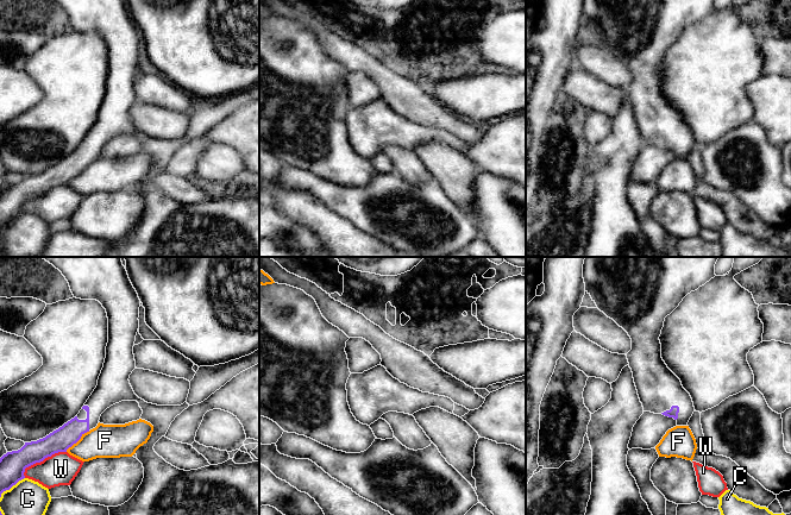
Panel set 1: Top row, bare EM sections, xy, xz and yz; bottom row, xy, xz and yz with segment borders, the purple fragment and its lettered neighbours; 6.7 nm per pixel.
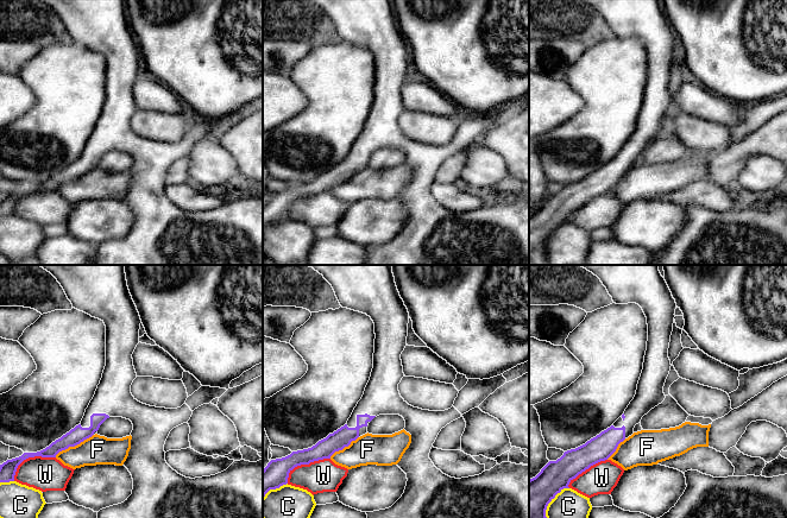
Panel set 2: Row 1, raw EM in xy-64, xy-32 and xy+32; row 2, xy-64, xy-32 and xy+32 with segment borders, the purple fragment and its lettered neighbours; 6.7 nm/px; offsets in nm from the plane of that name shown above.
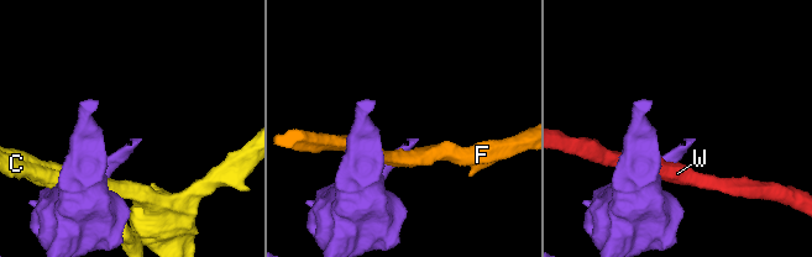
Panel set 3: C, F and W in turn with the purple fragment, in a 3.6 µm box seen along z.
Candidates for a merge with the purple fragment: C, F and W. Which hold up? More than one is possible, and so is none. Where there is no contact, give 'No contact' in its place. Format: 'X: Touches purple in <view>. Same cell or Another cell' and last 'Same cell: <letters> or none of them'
C: Touches purple in xy. Another cell
F: Touches purple in xy. Another cell
W: Touches purple in xy. Another cell
Same cell: none of them

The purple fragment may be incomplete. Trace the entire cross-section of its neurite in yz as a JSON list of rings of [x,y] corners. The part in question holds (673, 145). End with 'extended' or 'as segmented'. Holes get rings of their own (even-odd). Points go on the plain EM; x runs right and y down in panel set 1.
[[[583,0],[585,25],[597,42],[622,61],[632,73],[627,93],[644,145],[673,151],[677,159],[688,159],[695,140],[680,113],[663,94],[659,70],[665,51],[688,27],[715,10],[715,0]]]; extended

